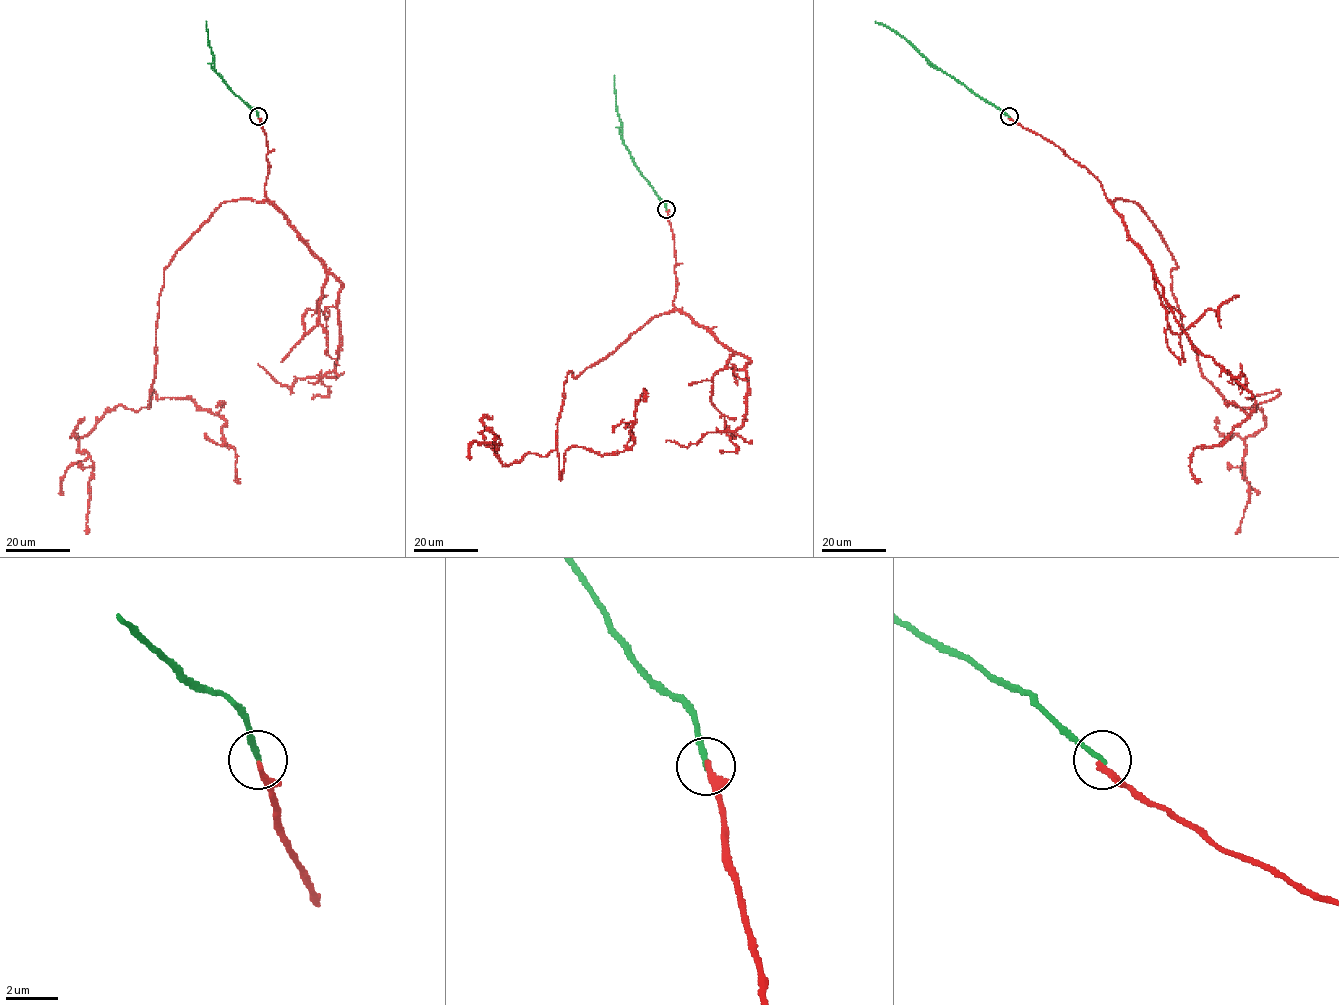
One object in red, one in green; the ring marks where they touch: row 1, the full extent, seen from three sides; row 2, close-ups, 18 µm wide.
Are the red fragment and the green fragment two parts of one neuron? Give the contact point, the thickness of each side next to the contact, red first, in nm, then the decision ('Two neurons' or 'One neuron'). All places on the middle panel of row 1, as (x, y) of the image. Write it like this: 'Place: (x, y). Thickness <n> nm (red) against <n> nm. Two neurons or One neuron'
Place: (666, 209). Thickness 200 nm (red) against 190 nm. Two neurons

